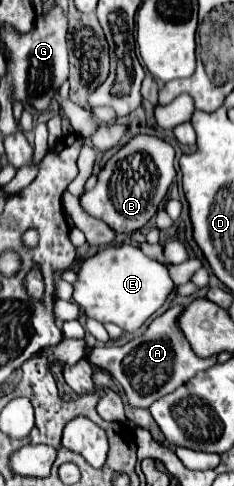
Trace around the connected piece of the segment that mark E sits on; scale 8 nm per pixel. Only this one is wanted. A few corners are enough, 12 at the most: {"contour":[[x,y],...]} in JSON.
{"contour":[[138,246],[84,258],[72,300],[134,332],[166,302],[164,264]]}

